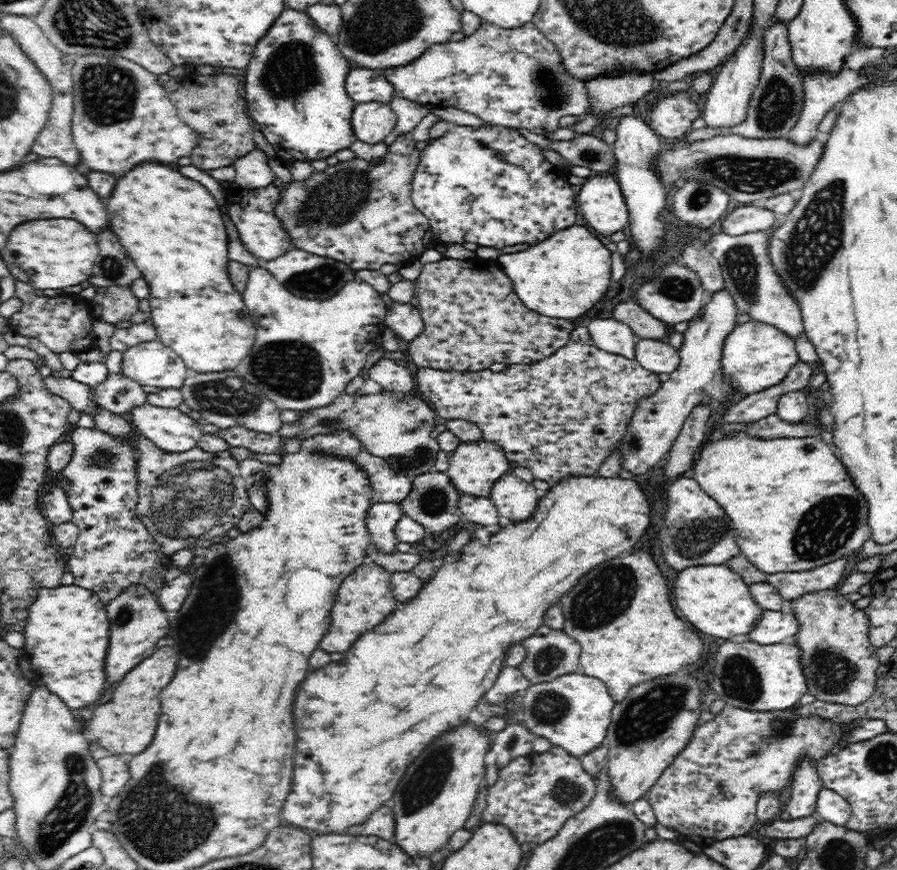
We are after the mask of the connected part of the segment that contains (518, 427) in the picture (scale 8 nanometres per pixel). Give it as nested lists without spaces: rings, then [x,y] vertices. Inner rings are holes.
[[[576,327],[570,335],[568,344],[559,348],[552,356],[532,364],[515,364],[509,365],[507,369],[501,372],[494,372],[491,369],[484,369],[476,372],[456,372],[456,371],[439,371],[432,368],[415,368],[417,381],[417,393],[427,400],[438,414],[439,420],[463,420],[472,422],[482,431],[482,438],[489,443],[496,443],[500,450],[506,455],[508,461],[513,465],[528,468],[535,478],[545,480],[550,485],[558,484],[566,477],[574,476],[592,476],[596,475],[602,463],[616,449],[616,442],[622,438],[626,424],[634,412],[636,400],[654,394],[660,388],[661,382],[656,373],[640,366],[640,363],[634,359],[630,360],[624,356],[615,355],[610,352],[600,350],[593,341],[589,330],[586,327]]]

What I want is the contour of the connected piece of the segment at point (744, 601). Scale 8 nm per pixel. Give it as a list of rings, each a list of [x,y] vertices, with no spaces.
[[[726,565],[690,567],[680,572],[674,586],[676,608],[698,630],[716,638],[732,638],[750,634],[759,625],[763,608],[750,596],[748,586]]]

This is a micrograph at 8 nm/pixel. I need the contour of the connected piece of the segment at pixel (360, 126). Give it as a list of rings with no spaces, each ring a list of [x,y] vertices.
[[[356,103],[352,110],[351,128],[356,140],[376,144],[386,140],[397,123],[396,113],[388,103]]]

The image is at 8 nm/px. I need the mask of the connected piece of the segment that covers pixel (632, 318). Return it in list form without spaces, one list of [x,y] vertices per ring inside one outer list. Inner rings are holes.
[[[634,301],[619,303],[614,308],[613,318],[627,324],[638,339],[662,341],[672,331],[672,326],[658,320]]]

